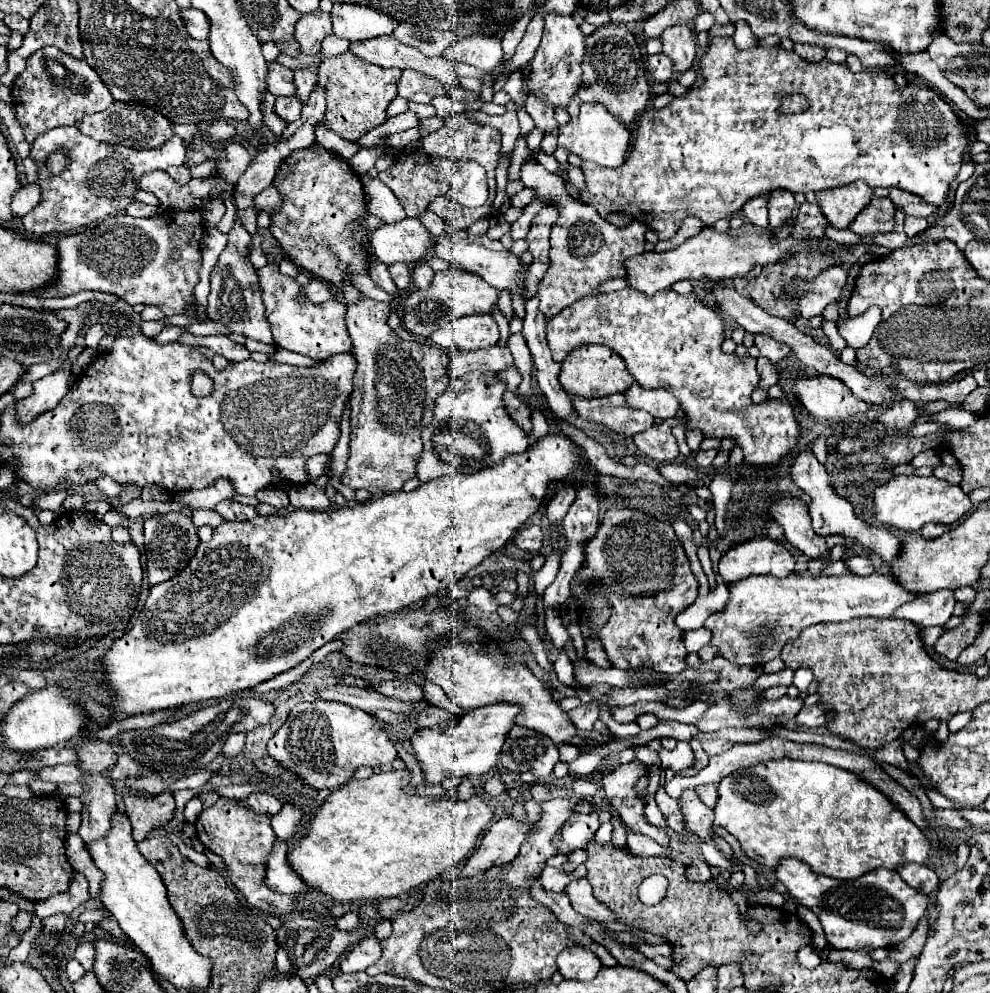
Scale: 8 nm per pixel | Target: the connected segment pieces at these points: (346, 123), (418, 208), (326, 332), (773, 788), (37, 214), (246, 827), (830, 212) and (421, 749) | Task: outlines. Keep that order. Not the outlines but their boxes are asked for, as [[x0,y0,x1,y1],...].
[[318,52,402,142],[378,152,488,218],[256,262,352,362],[714,758,930,880],[22,126,186,234],[196,798,296,916],[816,180,874,228],[410,704,520,786]]

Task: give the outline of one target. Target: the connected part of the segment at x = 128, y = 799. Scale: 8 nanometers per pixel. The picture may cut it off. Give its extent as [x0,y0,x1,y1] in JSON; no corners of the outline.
[114,780,176,842]

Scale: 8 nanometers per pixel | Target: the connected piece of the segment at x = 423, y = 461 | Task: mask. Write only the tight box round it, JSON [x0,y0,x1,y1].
[416,424,452,482]

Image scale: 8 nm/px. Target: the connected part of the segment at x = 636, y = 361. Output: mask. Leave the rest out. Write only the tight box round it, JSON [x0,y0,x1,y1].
[546,288,800,466]

